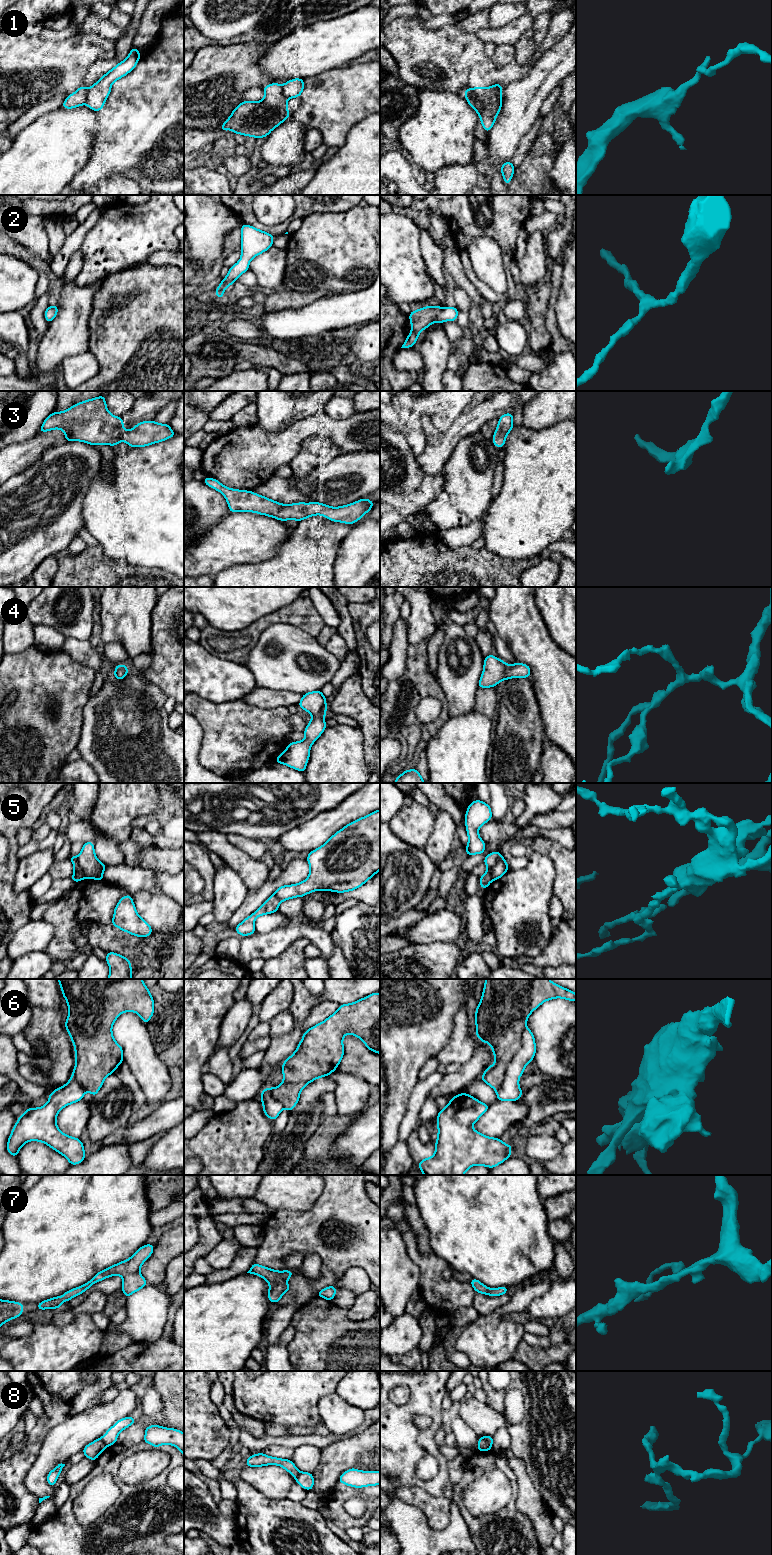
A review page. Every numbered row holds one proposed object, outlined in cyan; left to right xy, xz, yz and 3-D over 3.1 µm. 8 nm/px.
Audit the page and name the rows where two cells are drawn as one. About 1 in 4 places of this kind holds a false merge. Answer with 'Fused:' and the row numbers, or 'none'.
Fused: 1, 5, 6, 8

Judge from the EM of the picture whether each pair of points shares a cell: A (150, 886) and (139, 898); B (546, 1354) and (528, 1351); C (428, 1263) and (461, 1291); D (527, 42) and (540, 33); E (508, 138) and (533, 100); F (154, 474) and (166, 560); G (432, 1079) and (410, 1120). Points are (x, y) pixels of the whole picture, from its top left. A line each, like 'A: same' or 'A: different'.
A: different
B: same
C: same
D: different
E: same
F: same
G: same

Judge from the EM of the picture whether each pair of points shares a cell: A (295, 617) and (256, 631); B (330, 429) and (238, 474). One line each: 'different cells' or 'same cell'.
A: same cell
B: same cell

